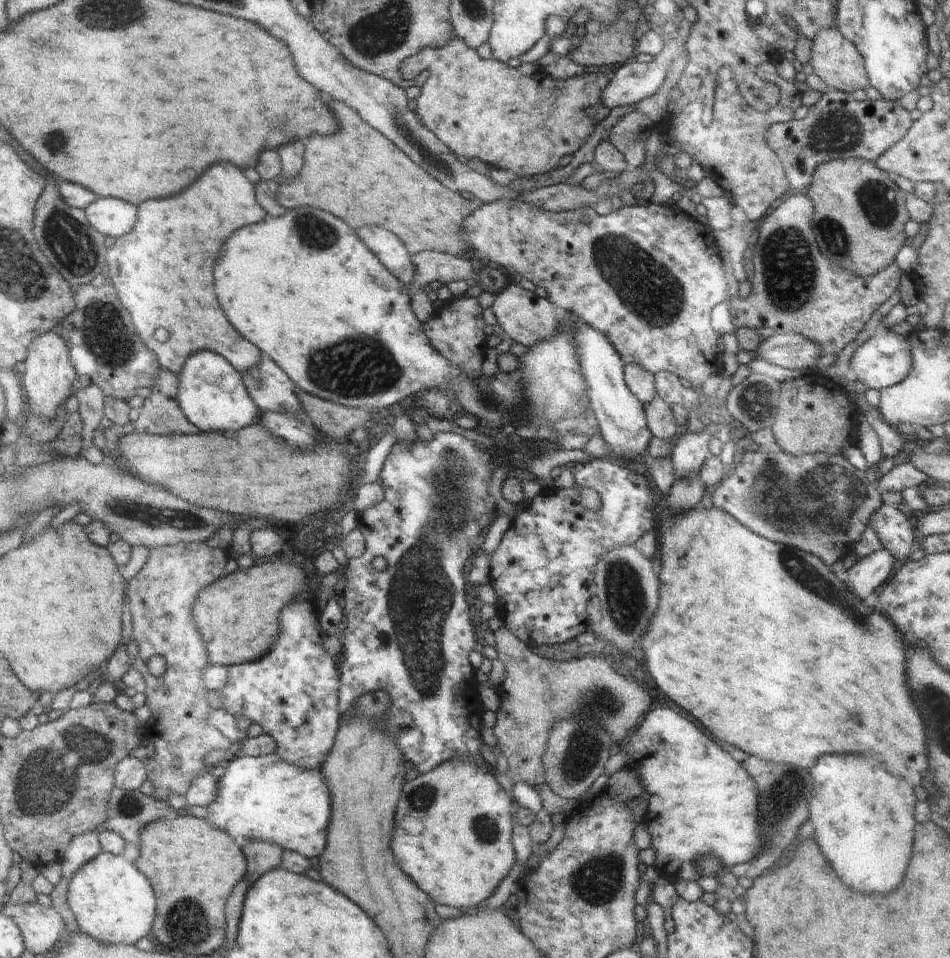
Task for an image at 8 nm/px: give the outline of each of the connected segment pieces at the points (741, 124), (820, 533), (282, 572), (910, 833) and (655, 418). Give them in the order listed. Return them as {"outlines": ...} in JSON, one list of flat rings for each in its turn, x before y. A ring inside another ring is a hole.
{"outlines":[[[762,63,758,68,760,78,766,82,774,82,774,86,780,88,780,101,772,110,762,114,752,110,748,102,738,94,737,82,728,67,722,67,717,71,715,84,715,98,713,101,713,121,710,126,700,122,700,108,688,106,678,116,669,116,672,136,676,138,681,150,694,156,709,176,723,188,725,194,732,200,732,205,741,211,743,217,753,223,759,223,768,214,768,211,776,207,786,196,791,194,789,182,786,178,782,163,771,147,766,144,764,132,774,123,785,123,794,118,792,114,800,106,800,94,796,88,802,90,802,86,794,86,790,82,784,82,778,78,776,63]],[[782,450,741,452,738,455,736,463,728,470,726,477,717,486,709,490,709,492,712,497,713,506,724,510,726,514,730,514,742,526,746,526,748,530,754,531,754,534,761,535,762,538,780,542,782,546,790,546,814,554,820,557,824,561,824,564,827,564,829,567,838,560,843,560,849,555,855,555,854,545,862,538,862,533,866,530,866,526,868,526,870,516,883,504,877,483,869,481,864,471,856,469,842,455,828,456,824,453,808,453,800,454,796,457,795,454,785,453]],[[279,560,238,568,204,586,194,600,192,616,208,662,228,667,254,662,268,654,275,648,278,634,282,634,280,612,300,594,308,594,309,589,302,568]],[[830,754,822,756,810,770,812,774,812,796,810,796,810,822,814,826,814,840,822,854,832,864,838,878,848,888,864,894,886,894,894,890,908,868,914,842,914,790,904,778,890,776,882,762,862,754]],[[656,396,644,404,647,426,654,438,674,441,677,423,672,416,671,406]]]}

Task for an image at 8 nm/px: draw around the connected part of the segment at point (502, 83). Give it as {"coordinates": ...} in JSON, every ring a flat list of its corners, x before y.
{"coordinates":[[456,36,444,48,425,48,408,62,430,72,428,80,421,86,420,95,415,99,421,123,454,154,478,158,492,169,509,169,520,177,554,170,564,156,574,154,585,143,595,125,583,110,588,106,602,105,602,91,608,86,614,71,611,66,590,69,586,76,570,80,554,80,540,71,524,75,499,60,480,58,474,48]]}

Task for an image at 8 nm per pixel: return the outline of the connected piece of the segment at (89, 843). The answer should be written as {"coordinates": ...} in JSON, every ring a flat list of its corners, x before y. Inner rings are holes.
{"coordinates":[[92,831,89,833,78,834,73,838,72,844,65,853,65,860,62,864,62,877,66,880,72,880,78,870,96,858,103,850,99,840,99,833]]}

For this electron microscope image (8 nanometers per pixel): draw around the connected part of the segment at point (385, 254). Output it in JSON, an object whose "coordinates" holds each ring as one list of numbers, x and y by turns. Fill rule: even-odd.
{"coordinates":[[362,226,356,230,356,234,364,240,364,244,368,244,371,251,376,252,378,260,390,271,390,274,394,274,396,278,411,287,414,278,412,261,404,244,394,234,378,226]]}

